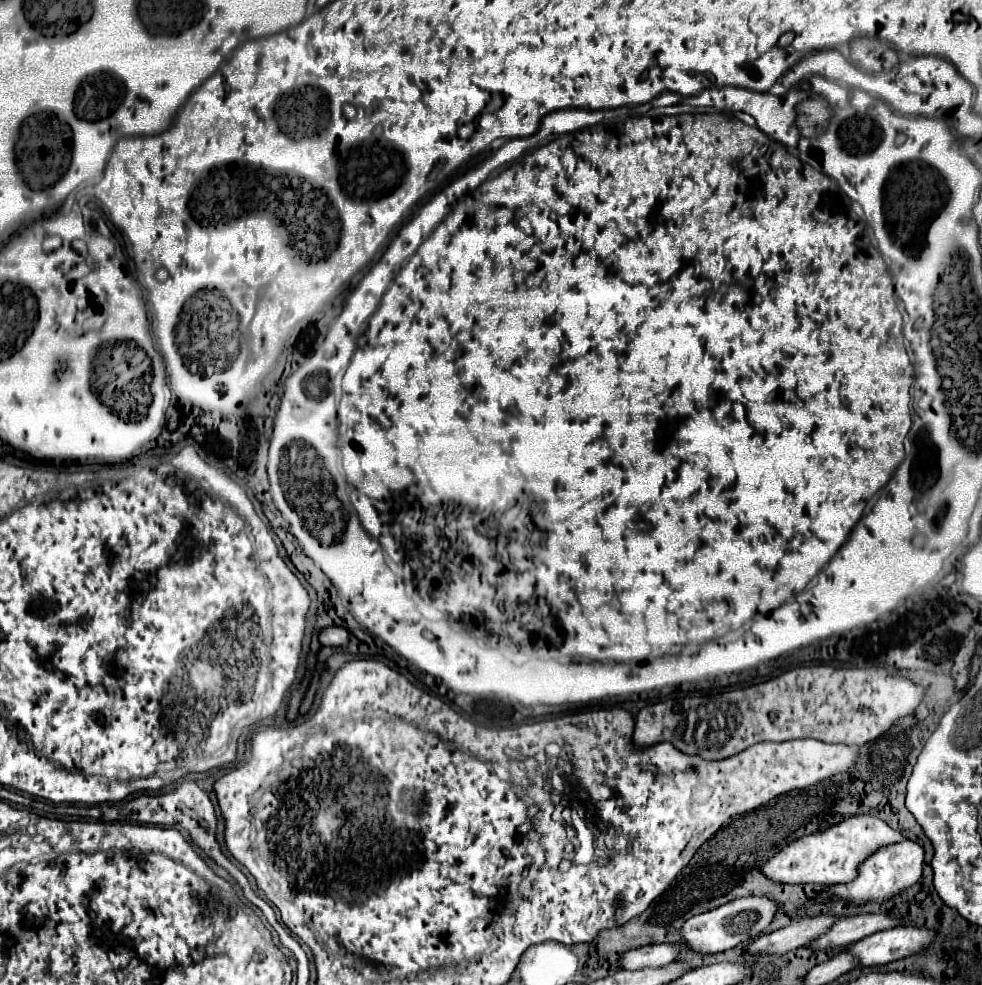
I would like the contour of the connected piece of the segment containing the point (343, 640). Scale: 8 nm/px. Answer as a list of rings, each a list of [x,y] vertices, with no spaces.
[[[326,627],[320,633],[320,643],[328,647],[344,647],[350,641],[350,633],[344,627]]]

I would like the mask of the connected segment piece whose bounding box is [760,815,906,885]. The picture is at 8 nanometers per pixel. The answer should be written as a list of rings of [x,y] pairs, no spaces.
[[[856,815],[850,819],[844,819],[842,823],[834,825],[832,829],[806,835],[802,839],[792,841],[788,847],[784,847],[780,853],[772,857],[772,861],[764,863],[760,869],[764,875],[778,883],[848,883],[856,879],[860,863],[864,863],[876,849],[892,843],[900,843],[906,837],[888,827],[882,819],[874,815]]]

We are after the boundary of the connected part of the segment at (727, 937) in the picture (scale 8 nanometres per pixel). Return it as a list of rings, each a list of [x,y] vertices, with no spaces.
[[[756,895],[742,897],[728,905],[722,905],[718,909],[712,909],[712,911],[706,911],[702,915],[688,919],[682,927],[682,937],[690,949],[700,951],[700,953],[726,951],[740,943],[748,943],[756,939],[772,923],[778,911],[780,911],[780,903],[774,901],[772,897],[756,897]]]

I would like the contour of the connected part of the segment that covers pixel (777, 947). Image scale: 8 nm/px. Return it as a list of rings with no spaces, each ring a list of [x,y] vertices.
[[[818,913],[818,915],[804,915],[796,921],[792,921],[788,927],[778,929],[774,933],[762,935],[756,941],[750,943],[748,953],[750,955],[760,955],[760,953],[788,953],[796,947],[802,947],[818,937],[822,937],[832,925],[842,919],[842,915],[834,913]]]

